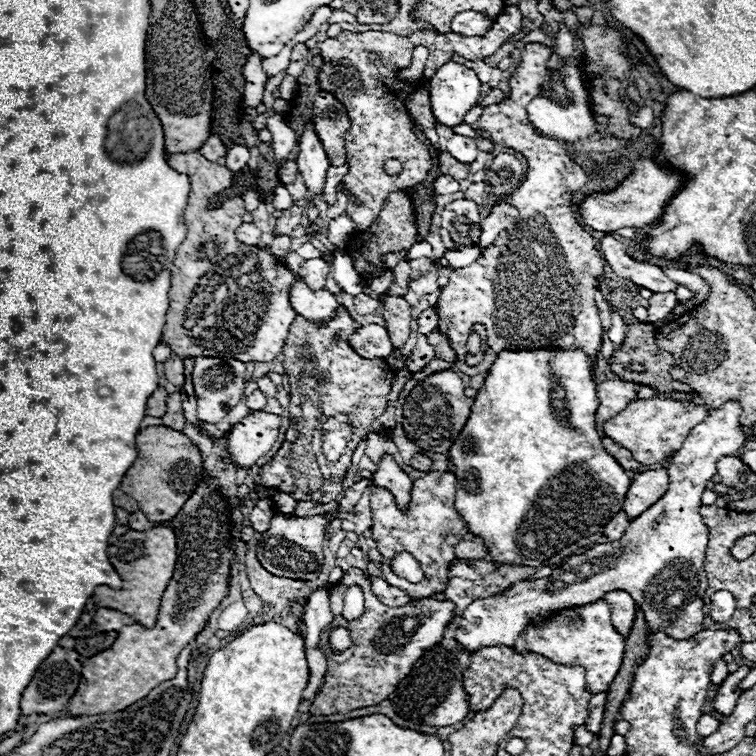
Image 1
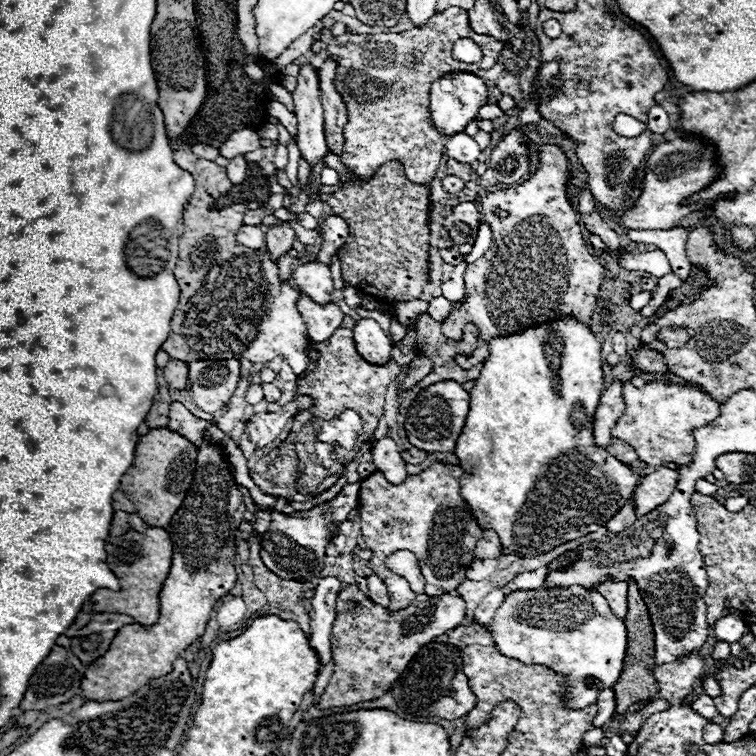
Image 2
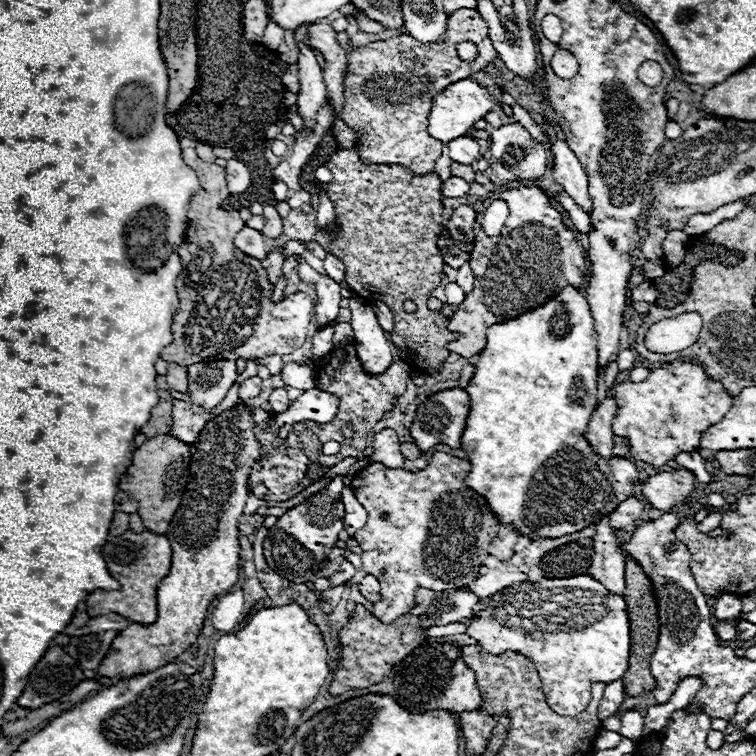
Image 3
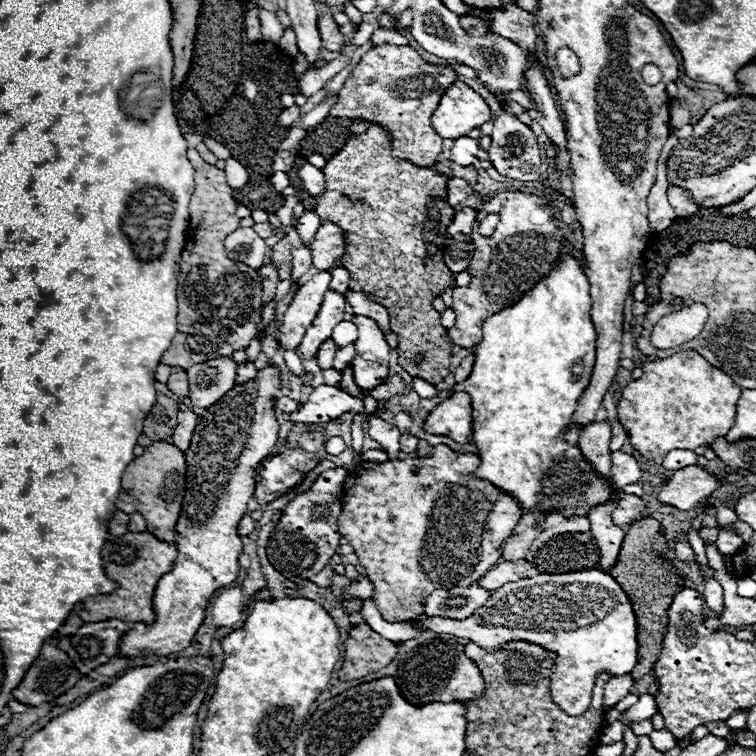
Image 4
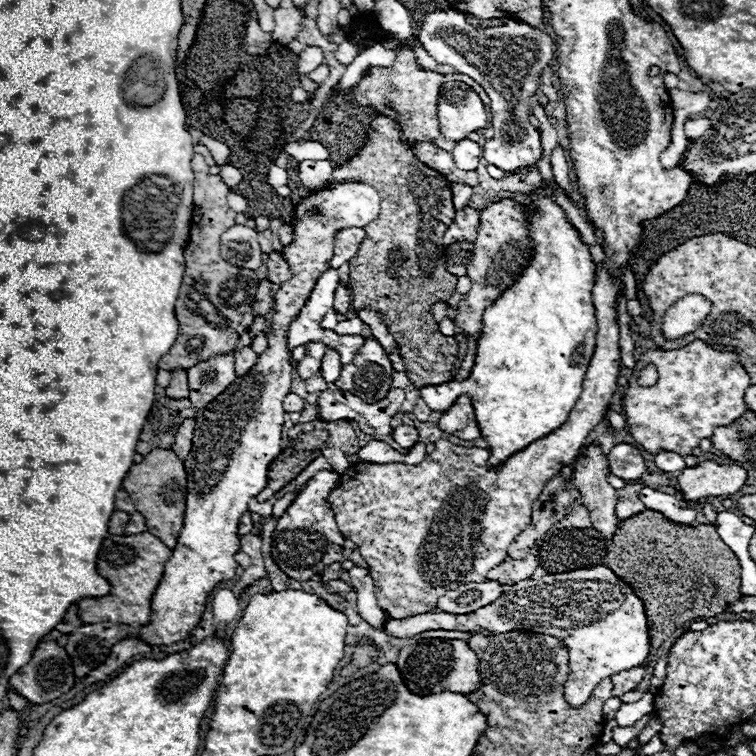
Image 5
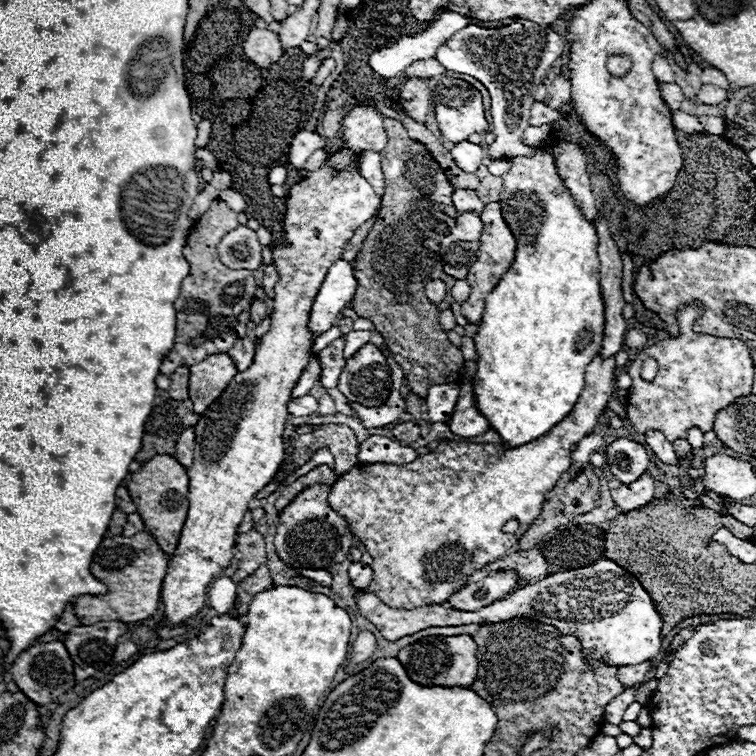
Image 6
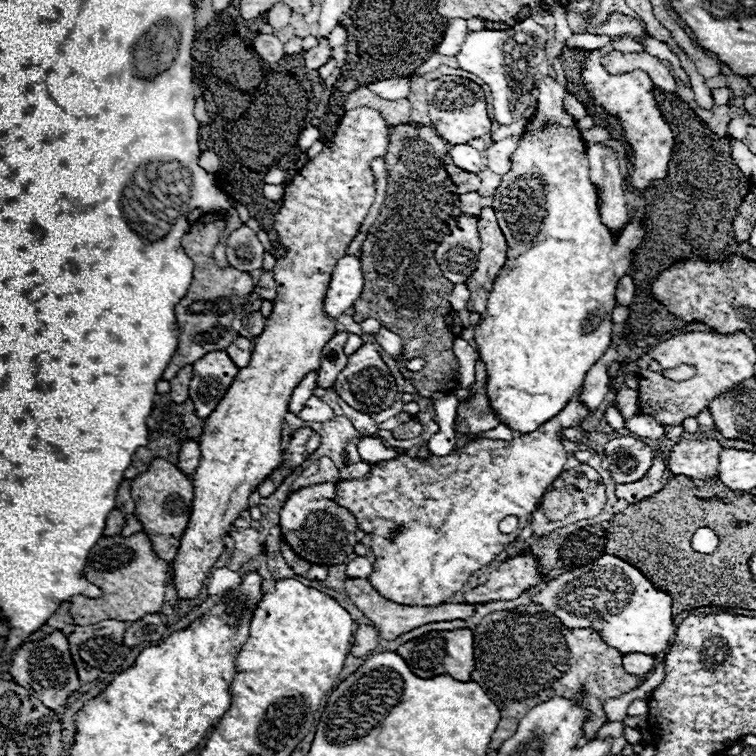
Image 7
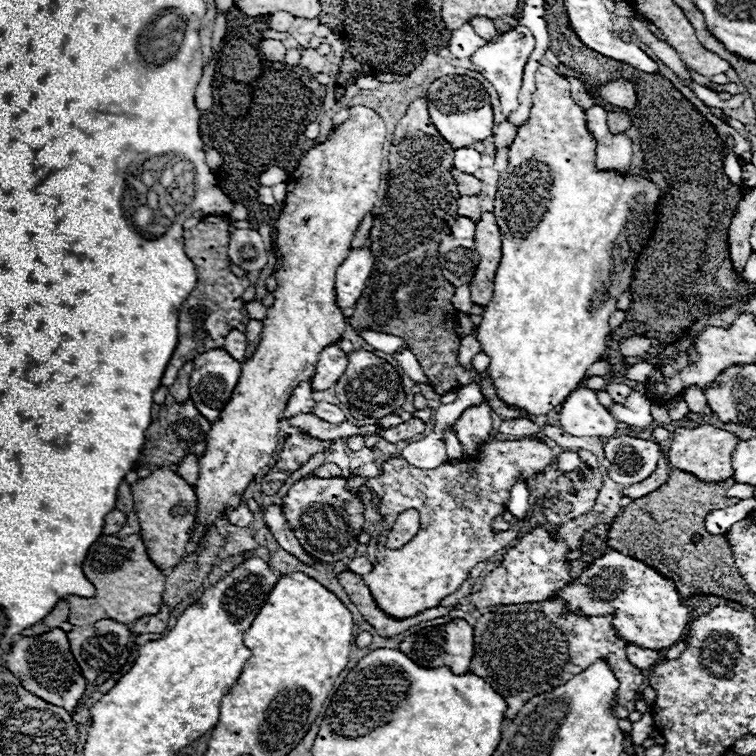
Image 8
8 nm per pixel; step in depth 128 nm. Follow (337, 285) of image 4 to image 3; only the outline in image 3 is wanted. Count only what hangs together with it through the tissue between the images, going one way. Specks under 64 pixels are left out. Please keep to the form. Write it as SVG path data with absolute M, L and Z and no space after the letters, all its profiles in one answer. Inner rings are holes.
M328 254L328 258L324 260L324 268L326 268L326 276L332 276L334 278L334 282L342 282L344 280L344 276L346 276L346 270L344 270L344 264L336 258L336 256L332 256L332 254Z

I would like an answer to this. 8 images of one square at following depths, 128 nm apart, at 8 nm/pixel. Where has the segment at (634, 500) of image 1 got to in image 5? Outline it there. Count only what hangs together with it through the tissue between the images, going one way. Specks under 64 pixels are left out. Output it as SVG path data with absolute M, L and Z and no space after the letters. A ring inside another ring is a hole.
M706 460L694 468L684 468L678 476L682 494L688 500L702 500L708 496L730 496L744 488L748 474L736 464L718 464Z

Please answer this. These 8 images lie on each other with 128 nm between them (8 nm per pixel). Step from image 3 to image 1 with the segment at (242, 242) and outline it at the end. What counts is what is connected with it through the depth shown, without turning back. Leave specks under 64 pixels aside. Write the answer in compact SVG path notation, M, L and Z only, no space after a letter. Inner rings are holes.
M244 222L238 226L236 230L236 238L248 246L258 246L260 244L260 236L262 232L252 224L252 222Z

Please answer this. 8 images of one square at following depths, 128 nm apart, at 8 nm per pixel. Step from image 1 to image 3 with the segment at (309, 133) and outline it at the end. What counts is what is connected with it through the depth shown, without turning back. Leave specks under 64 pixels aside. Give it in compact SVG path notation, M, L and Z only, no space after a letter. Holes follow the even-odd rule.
M302 24L294 32L294 38L296 38L298 48L300 48L300 58L298 58L300 92L298 92L296 106L298 106L298 112L302 114L306 126L312 126L318 106L324 102L326 86L324 86L322 68L318 66L314 48L308 44L308 28L310 28L310 24Z

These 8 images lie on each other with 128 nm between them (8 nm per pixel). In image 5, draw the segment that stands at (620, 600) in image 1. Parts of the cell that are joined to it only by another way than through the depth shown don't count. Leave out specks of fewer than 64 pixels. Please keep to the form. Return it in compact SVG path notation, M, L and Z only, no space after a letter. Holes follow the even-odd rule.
M594 444L574 462L574 486L580 490L584 504L590 510L592 528L596 528L604 538L612 538L618 526L616 518L616 490L606 482L608 460L600 454Z

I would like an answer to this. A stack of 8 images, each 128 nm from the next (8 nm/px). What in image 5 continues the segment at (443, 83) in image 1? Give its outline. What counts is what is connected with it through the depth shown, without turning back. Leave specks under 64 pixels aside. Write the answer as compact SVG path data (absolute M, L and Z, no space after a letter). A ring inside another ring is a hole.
M444 82L438 96L440 134L446 140L464 140L470 132L488 128L488 116L478 94L464 82Z

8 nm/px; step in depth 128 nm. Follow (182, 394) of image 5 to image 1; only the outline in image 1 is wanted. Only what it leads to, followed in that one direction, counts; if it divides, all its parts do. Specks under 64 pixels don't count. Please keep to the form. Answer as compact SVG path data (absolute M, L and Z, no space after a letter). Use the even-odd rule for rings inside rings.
M172 354L164 362L164 372L166 372L166 380L172 382L174 386L180 388L184 384L184 362L182 358L176 358L176 354Z

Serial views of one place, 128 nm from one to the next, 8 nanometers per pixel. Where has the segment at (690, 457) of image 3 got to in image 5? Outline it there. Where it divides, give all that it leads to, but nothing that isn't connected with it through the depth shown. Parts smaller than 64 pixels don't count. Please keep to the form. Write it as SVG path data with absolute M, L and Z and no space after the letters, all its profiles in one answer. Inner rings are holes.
M660 450L654 458L656 466L662 470L662 472L676 472L676 470L684 470L686 464L684 464L684 458L676 452L668 452L668 450Z

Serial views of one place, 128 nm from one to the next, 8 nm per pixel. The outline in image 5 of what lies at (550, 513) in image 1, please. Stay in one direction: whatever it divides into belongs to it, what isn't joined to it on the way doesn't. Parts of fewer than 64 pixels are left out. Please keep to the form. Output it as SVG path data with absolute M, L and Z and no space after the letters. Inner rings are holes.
M534 194L524 202L528 212L528 238L534 242L528 268L516 278L516 282L500 294L498 300L484 310L484 326L478 336L476 362L464 382L444 382L438 386L424 386L420 390L422 400L430 410L446 412L460 394L468 394L480 422L482 438L488 442L490 458L488 466L498 466L514 452L544 438L552 430L560 428L572 412L576 400L582 394L582 380L590 364L598 320L592 304L592 286L596 280L596 264L592 262L590 248L582 242L578 230L568 222L566 212L550 200L546 194ZM622 442L620 448L614 448L614 466L612 466L614 476L626 482L636 482L644 476L644 472L646 472L646 460L638 448L626 442Z

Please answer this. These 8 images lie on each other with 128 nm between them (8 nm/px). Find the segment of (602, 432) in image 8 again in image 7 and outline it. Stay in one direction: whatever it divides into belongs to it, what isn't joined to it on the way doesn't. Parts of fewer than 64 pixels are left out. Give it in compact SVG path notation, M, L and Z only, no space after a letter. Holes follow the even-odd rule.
M610 346L606 350L606 354L588 370L584 384L582 384L582 394L580 394L580 402L590 410L590 414L594 414L598 410L598 406L604 402L604 396L608 394L608 372L606 368L616 360L618 352L614 346Z

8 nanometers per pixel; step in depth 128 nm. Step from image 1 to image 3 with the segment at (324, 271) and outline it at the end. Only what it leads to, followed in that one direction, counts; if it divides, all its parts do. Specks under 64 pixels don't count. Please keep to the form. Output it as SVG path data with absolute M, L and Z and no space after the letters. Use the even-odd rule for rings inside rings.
M296 256L296 262L298 262L300 280L308 282L316 294L314 324L316 326L328 326L340 314L340 300L342 300L340 290L342 290L342 286L336 284L328 276L320 276L316 270L310 268L310 264L306 264L306 260L302 256Z

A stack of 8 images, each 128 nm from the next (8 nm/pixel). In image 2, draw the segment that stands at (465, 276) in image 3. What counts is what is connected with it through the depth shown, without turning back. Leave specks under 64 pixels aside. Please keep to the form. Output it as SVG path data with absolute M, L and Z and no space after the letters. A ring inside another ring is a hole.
M480 224L480 228L478 228L478 238L476 238L476 242L474 242L474 246L472 246L472 252L464 256L464 262L466 262L466 264L476 262L476 260L488 250L490 244L492 244L492 230L490 230L490 226ZM440 296L429 302L427 313L430 314L434 320L444 322L452 310L454 310L454 304L443 296Z

